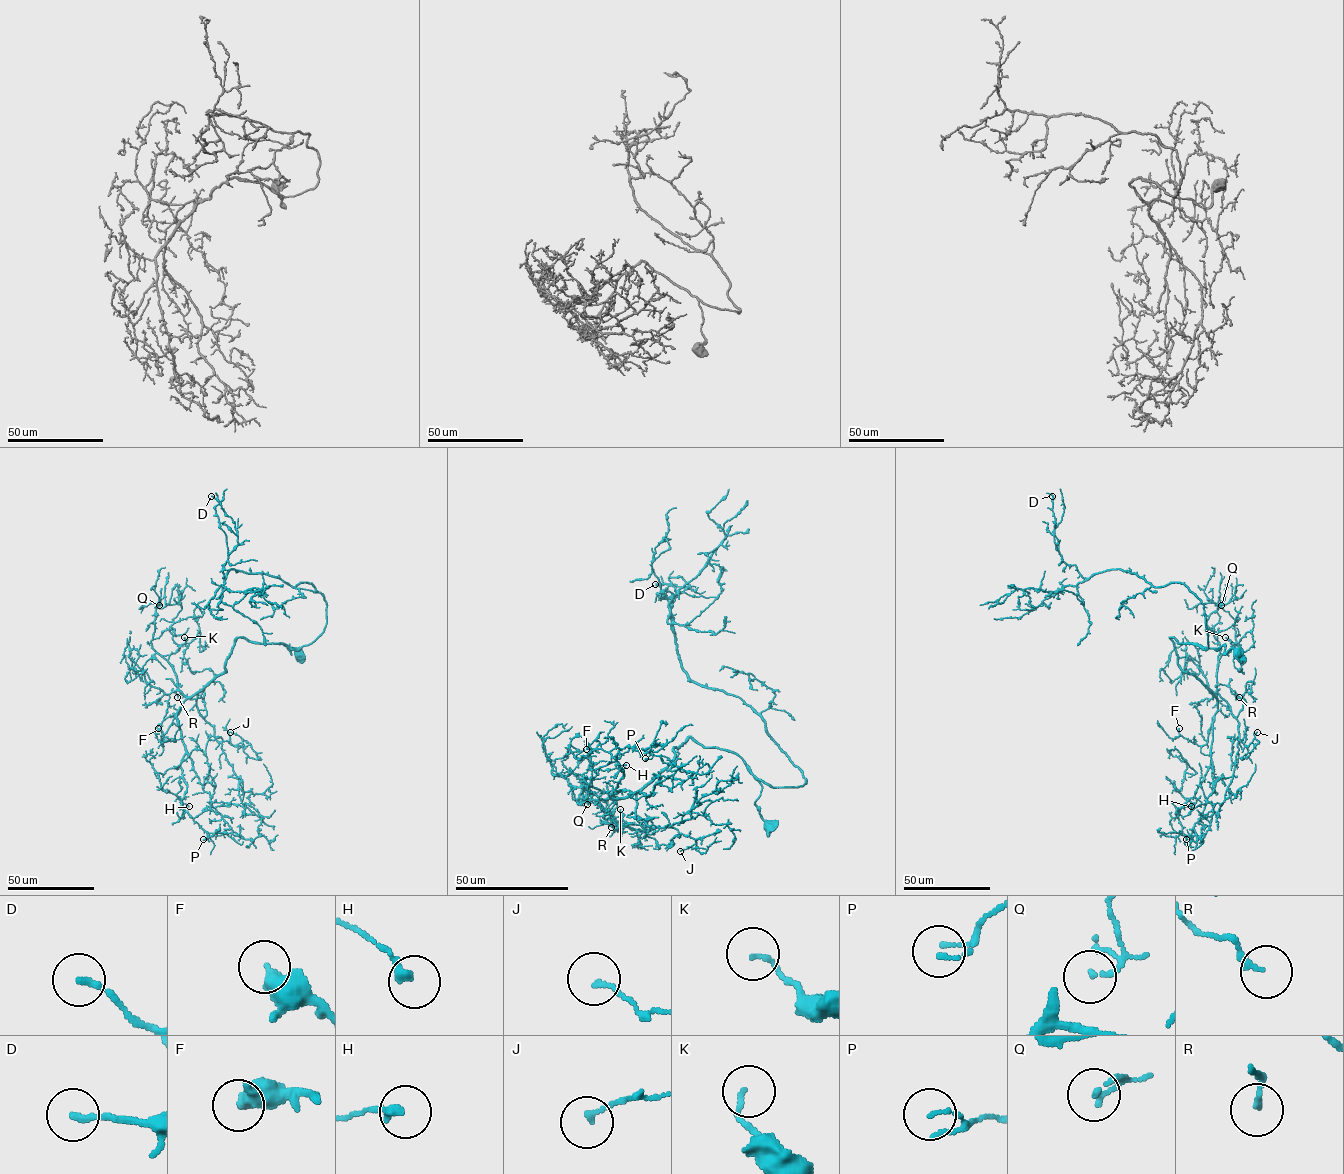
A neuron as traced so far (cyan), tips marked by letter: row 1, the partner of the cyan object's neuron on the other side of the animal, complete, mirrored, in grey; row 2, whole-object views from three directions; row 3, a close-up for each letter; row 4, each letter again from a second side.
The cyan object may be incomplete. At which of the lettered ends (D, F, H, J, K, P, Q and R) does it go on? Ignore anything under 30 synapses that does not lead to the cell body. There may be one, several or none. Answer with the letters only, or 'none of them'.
none of them

